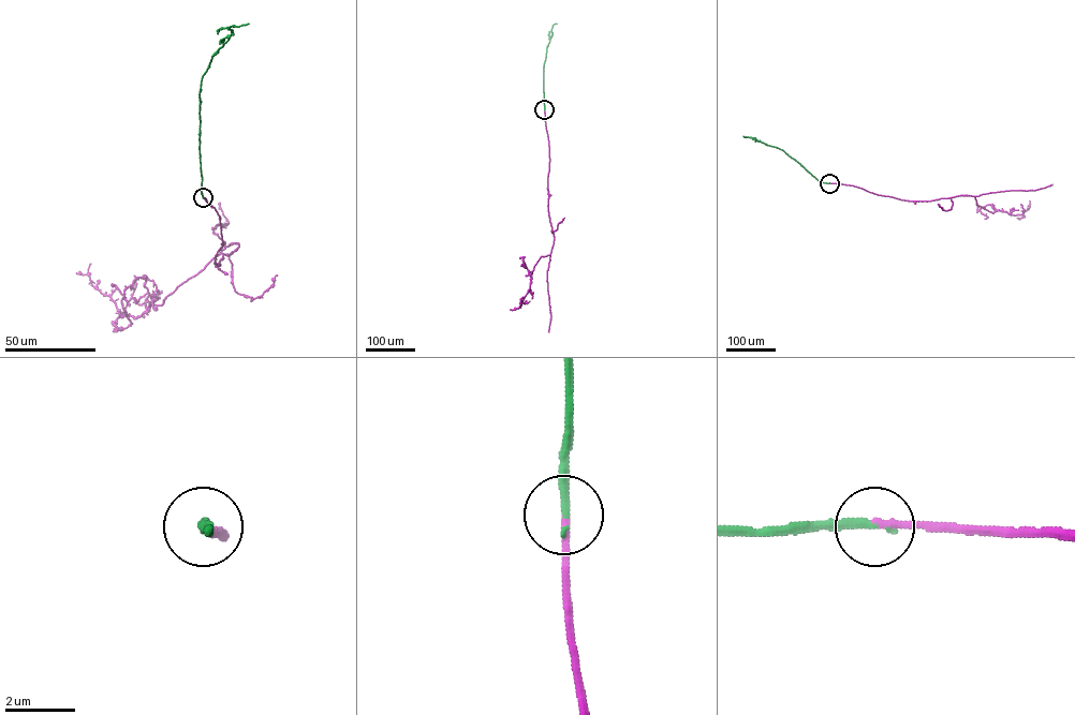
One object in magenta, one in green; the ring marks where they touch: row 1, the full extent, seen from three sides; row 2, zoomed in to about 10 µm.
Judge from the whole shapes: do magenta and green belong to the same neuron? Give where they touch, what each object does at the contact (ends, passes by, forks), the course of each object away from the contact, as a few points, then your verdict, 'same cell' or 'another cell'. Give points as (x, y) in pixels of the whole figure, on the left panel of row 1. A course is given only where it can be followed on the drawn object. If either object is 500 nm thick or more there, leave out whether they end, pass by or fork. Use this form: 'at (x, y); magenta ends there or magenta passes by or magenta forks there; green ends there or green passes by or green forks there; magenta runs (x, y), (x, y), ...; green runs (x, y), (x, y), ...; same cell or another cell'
at (203, 197); magenta ends there; green ends there; magenta runs (203, 197), (220, 217), (216, 263), (238, 248), (157, 309), (152, 298), (122, 315), (76, 272); green runs (203, 197), (199, 139), (201, 82), (212, 56), (233, 34), (229, 28), (249, 23); same cell

